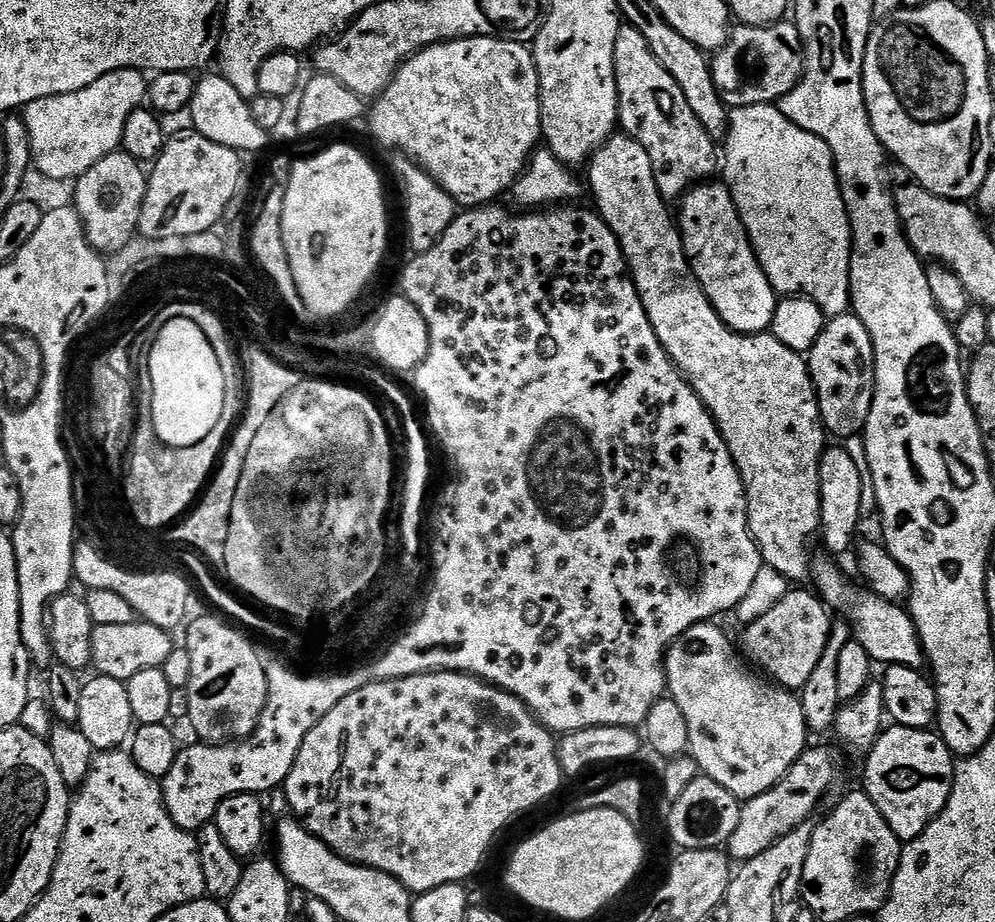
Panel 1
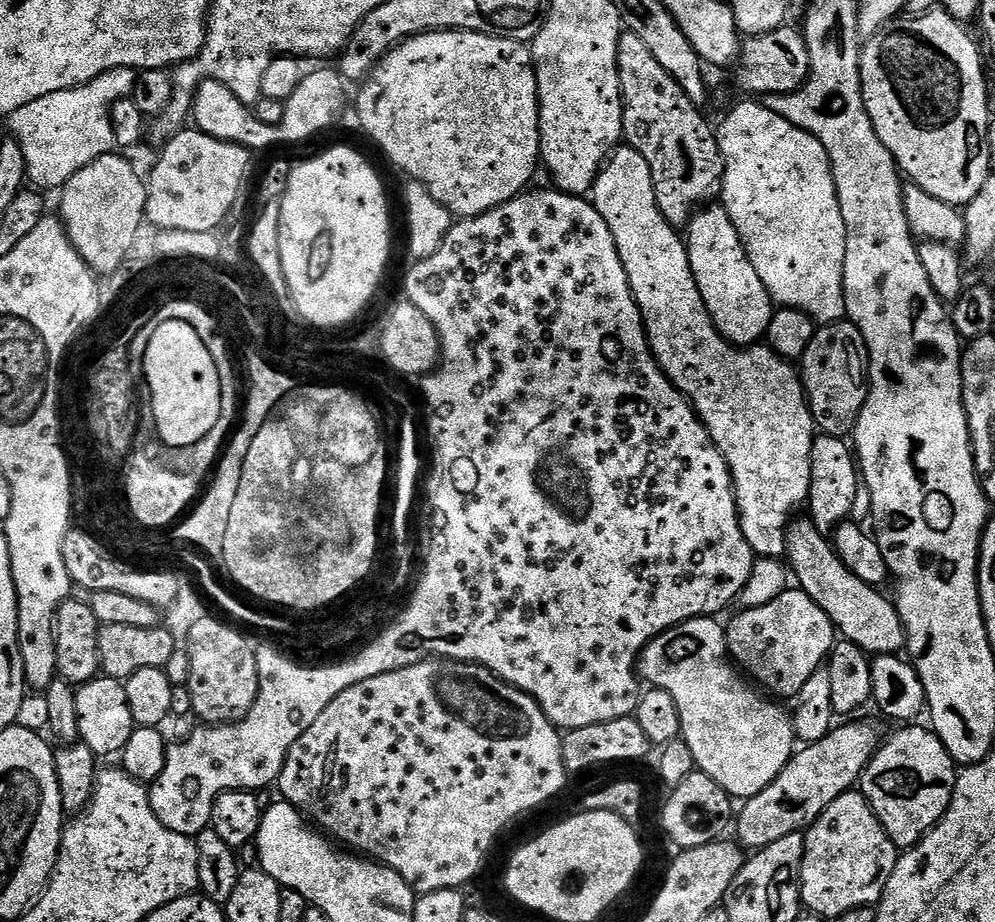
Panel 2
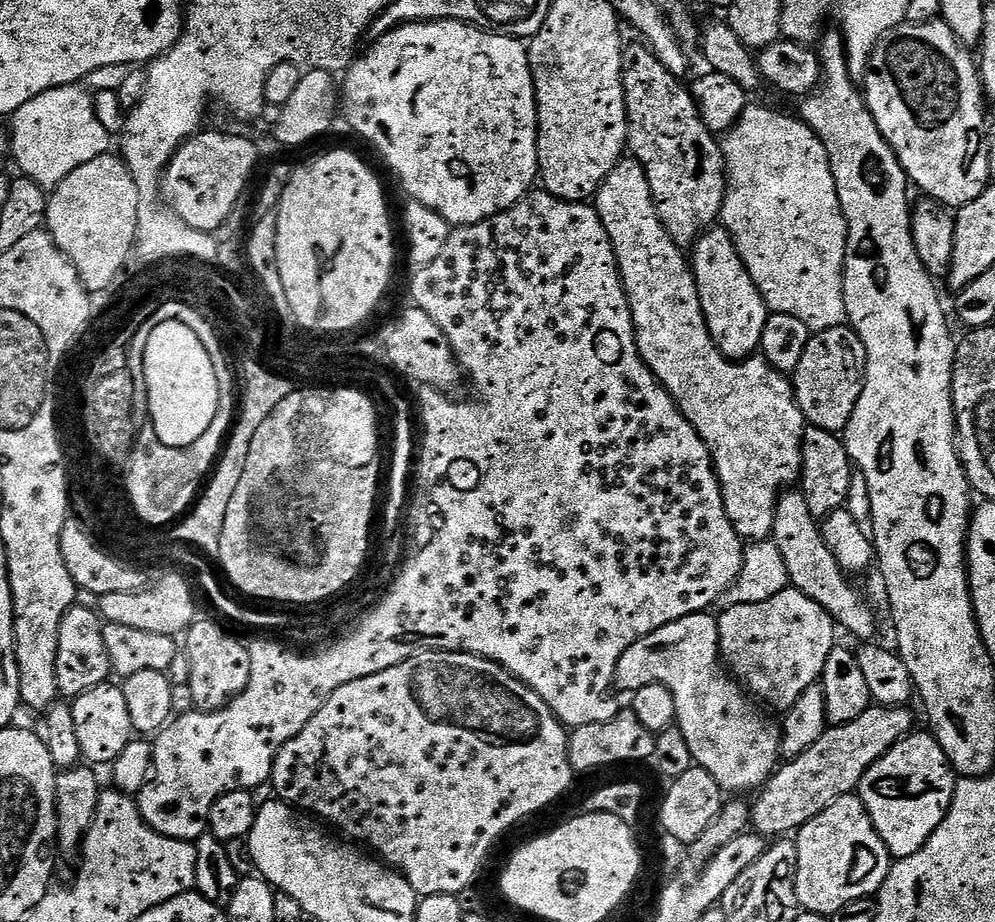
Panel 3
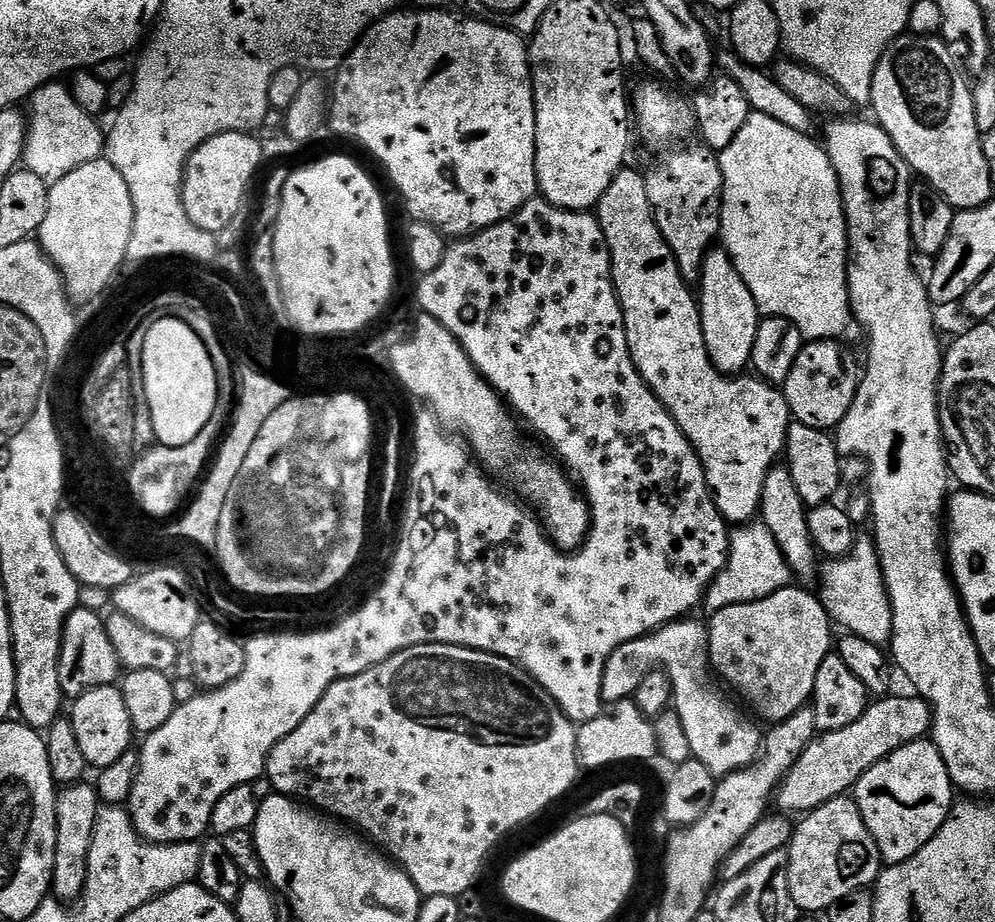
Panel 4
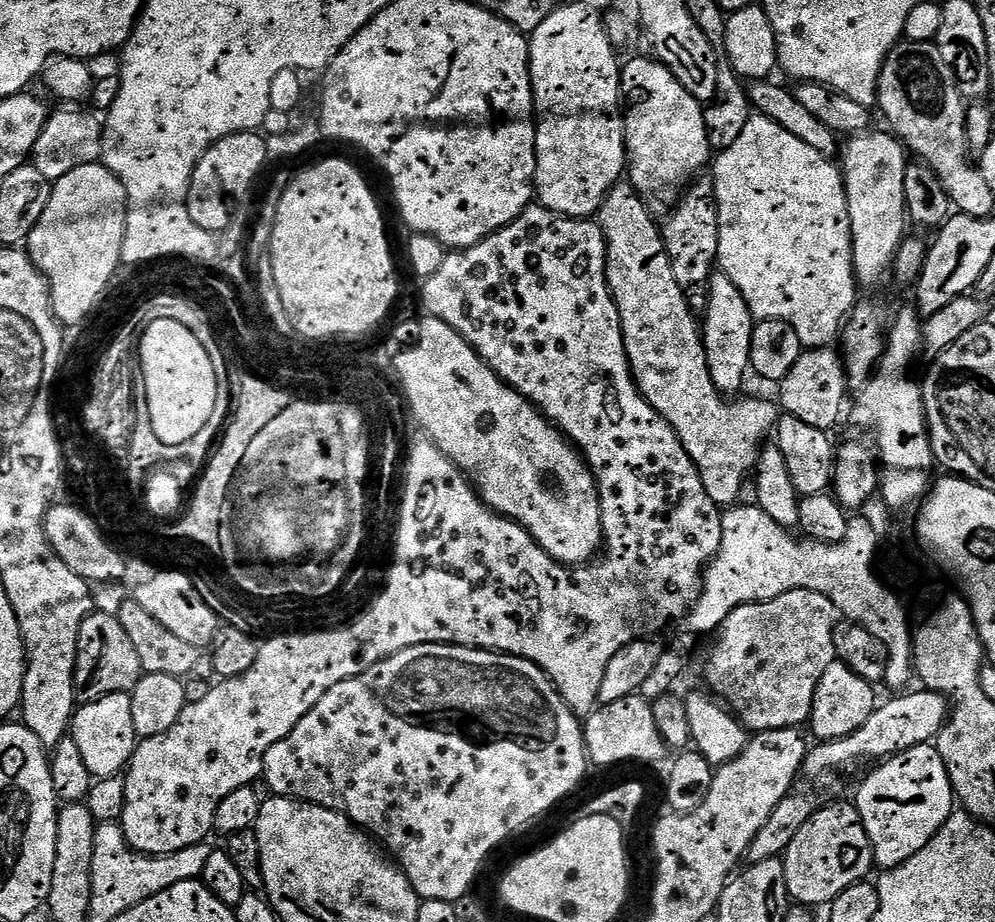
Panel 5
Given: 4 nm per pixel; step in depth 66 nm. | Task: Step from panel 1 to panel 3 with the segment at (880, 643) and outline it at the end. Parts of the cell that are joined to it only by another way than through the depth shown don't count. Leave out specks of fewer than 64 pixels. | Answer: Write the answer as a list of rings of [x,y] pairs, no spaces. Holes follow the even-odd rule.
[[[785,490],[781,492],[780,500],[776,503],[770,539],[778,554],[782,554],[791,587],[814,598],[814,602],[818,602],[818,606],[822,606],[843,631],[845,628],[850,635],[857,636],[857,641],[871,641],[875,637],[872,635],[876,632],[876,616],[848,585],[849,577],[838,566],[834,554],[830,554],[830,546],[826,546],[826,538],[822,538],[820,525],[821,521],[810,510],[803,492]]]

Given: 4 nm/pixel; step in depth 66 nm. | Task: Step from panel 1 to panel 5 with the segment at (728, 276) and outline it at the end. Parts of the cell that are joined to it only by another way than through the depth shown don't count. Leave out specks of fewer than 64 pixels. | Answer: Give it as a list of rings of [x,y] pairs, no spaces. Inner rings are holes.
[[[722,271],[712,273],[710,282],[710,294],[708,295],[708,309],[702,314],[702,339],[704,341],[704,353],[706,354],[706,366],[710,366],[710,378],[714,386],[720,392],[731,394],[736,392],[744,384],[744,379],[750,376],[751,369],[751,334],[754,321],[750,314],[750,306],[746,306],[746,298],[742,298],[742,290],[726,278]]]

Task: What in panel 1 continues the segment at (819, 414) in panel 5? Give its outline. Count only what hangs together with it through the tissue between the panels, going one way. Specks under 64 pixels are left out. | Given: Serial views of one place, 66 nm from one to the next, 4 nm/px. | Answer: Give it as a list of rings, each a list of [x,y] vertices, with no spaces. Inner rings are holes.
[[[854,314],[831,317],[806,353],[806,359],[818,394],[825,433],[829,437],[837,436],[840,442],[848,442],[844,440],[851,436],[859,437],[866,426],[866,418],[870,418],[876,389],[874,342],[870,330],[866,330]]]

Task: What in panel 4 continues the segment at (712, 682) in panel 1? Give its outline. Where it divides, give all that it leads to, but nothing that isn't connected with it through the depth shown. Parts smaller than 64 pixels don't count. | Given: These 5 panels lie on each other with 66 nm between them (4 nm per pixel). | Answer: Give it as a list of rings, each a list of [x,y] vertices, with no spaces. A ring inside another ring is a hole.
[[[681,618],[647,636],[639,636],[637,640],[618,646],[606,662],[606,674],[602,674],[602,698],[605,705],[618,704],[629,699],[650,673],[666,670],[672,679],[674,709],[685,727],[693,757],[701,760],[713,776],[723,778],[749,768],[758,759],[762,752],[762,732],[746,717],[740,716],[739,710],[724,700],[723,694],[712,685],[708,629],[692,619],[696,618]]]

